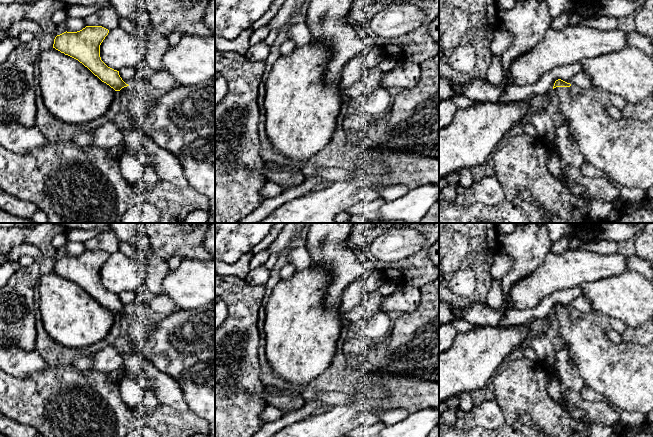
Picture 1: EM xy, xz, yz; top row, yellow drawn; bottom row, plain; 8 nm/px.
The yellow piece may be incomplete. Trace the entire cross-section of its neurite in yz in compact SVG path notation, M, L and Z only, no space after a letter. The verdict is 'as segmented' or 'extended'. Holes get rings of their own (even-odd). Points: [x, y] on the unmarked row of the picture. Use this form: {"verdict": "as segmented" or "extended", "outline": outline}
{"verdict": "extended", "outline": "M555 305L555 333L564 341L570 358L577 366L585 386L605 396L614 407L648 415L653 410L653 340L645 345L612 342L607 332L586 319L574 319L571 308Z"}

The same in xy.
{"verdict": "extended", "outline": "M86 250L77 256L64 256L54 263L53 272L68 279L87 291L102 306L115 315L121 315L124 322L123 333L133 352L141 354L158 370L173 377L184 393L184 399L189 410L205 419L208 424L209 437L215 437L215 300L194 309L175 310L168 316L158 317L153 325L144 322L141 313L126 308L119 295L108 291L100 281L100 269L108 259L109 254L102 250Z"}

